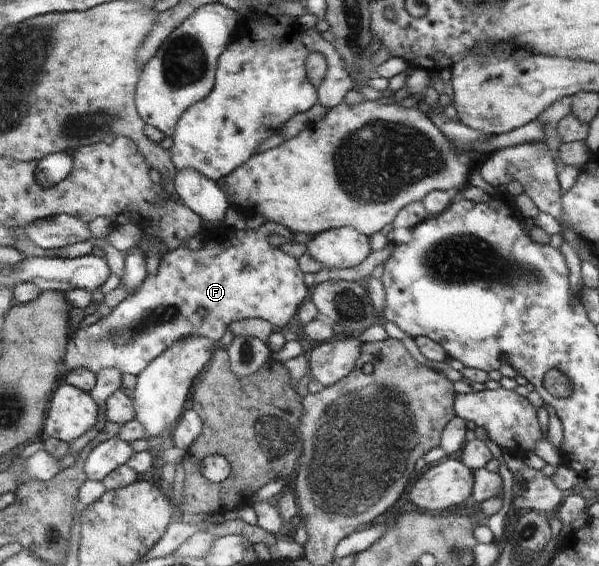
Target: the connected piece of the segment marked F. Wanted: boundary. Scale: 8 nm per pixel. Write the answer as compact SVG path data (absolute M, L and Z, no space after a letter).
M266 221L255 231L224 227L215 238L205 241L204 246L198 250L179 248L165 252L157 271L149 274L135 293L129 294L111 313L96 323L75 329L72 343L63 360L65 370L85 368L97 375L101 370L113 369L119 370L122 375L131 373L138 376L179 339L201 337L220 342L230 323L247 318L267 320L273 327L291 324L309 289L303 283L303 273L297 259L267 240L267 235L271 233L285 237L288 242L295 242L290 229L281 223Z

